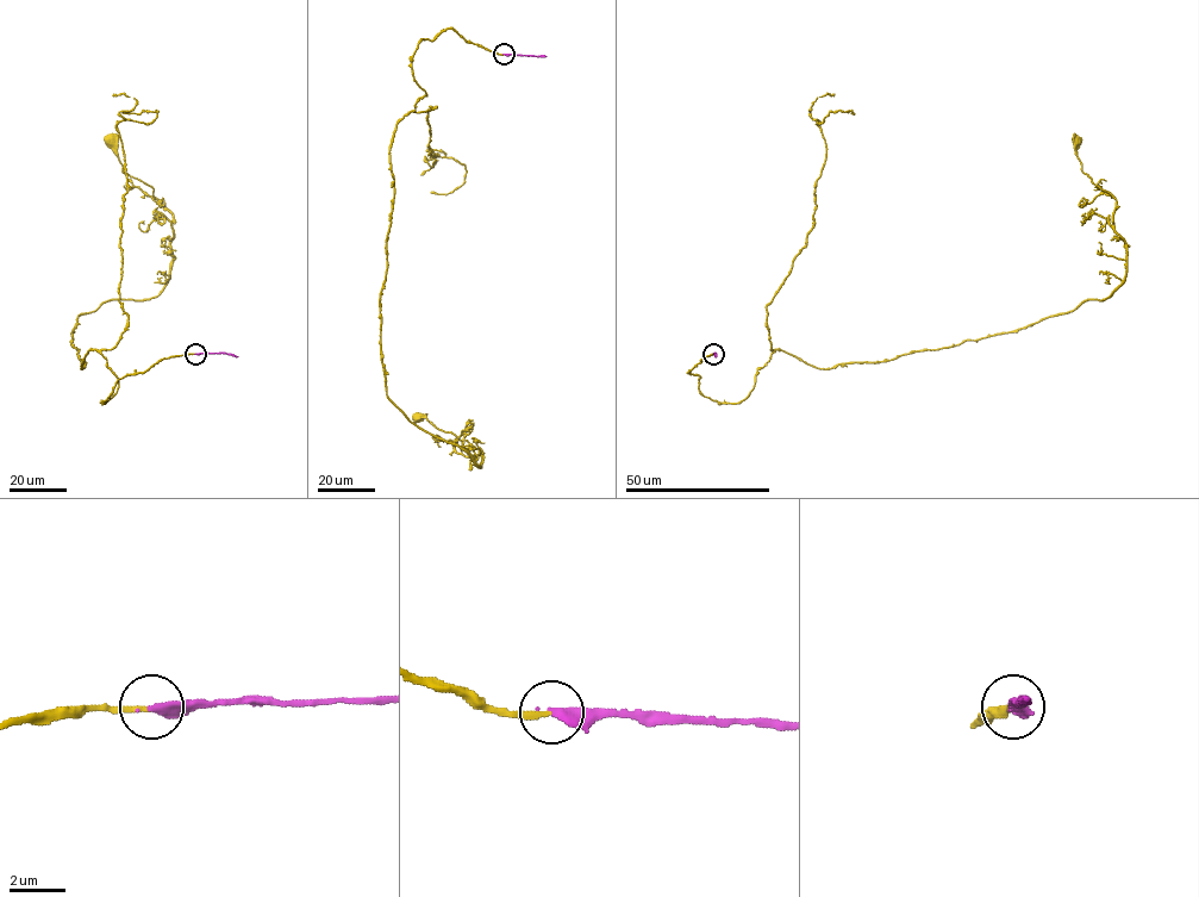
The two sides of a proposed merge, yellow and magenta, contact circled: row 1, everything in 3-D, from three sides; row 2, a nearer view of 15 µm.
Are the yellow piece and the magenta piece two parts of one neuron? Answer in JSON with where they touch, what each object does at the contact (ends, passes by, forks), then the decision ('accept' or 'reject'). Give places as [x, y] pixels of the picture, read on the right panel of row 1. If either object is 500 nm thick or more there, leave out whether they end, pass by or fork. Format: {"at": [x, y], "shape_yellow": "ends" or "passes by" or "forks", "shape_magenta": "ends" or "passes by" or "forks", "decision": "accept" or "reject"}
{"at": [713, 354], "shape_yellow": "ends", "shape_magenta": "ends", "decision": "accept"}

